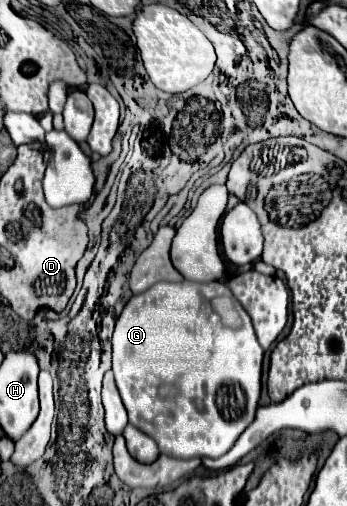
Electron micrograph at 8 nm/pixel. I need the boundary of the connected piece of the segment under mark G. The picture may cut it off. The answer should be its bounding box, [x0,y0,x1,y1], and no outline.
[112,280,264,458]

